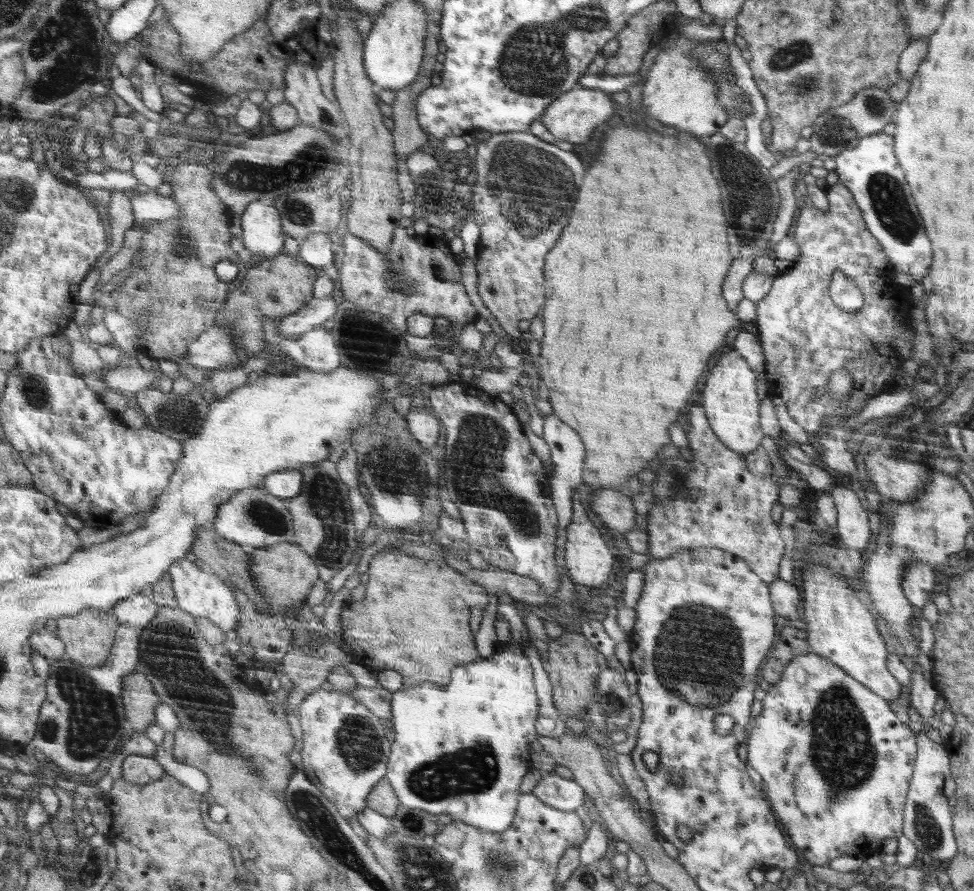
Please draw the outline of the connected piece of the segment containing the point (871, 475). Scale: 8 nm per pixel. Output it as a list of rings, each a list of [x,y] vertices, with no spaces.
[[[884,447],[871,450],[864,463],[866,476],[886,500],[914,503],[918,484],[922,489],[930,481],[930,468],[889,456]]]

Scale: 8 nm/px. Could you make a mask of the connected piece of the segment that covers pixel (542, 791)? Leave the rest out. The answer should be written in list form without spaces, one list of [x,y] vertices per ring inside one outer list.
[[[555,772],[545,773],[531,790],[540,800],[561,811],[574,811],[584,804],[584,788],[577,781],[564,779]]]

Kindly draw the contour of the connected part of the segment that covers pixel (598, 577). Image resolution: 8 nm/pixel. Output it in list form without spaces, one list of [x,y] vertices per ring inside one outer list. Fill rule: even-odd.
[[[576,498],[572,519],[565,529],[566,547],[564,547],[567,575],[574,584],[592,588],[603,588],[606,585],[614,562],[614,550],[599,530],[600,525],[594,520],[587,507]]]

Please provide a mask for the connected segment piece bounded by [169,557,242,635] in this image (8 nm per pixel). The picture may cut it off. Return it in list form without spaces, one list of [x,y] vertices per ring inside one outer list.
[[[186,557],[177,560],[170,572],[174,583],[174,588],[180,604],[179,610],[204,618],[208,623],[213,623],[222,632],[230,632],[231,635],[238,626],[241,618],[241,610],[236,597],[236,590],[231,582],[216,576],[208,569],[200,569],[194,561]]]

